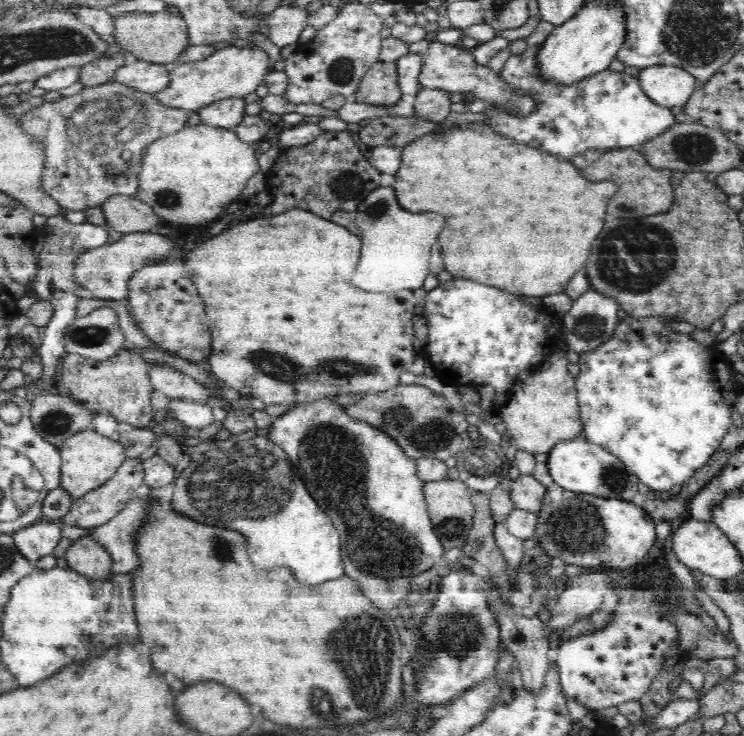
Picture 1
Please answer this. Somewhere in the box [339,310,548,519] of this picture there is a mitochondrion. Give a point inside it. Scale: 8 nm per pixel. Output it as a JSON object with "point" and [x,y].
{"point":[426,434]}

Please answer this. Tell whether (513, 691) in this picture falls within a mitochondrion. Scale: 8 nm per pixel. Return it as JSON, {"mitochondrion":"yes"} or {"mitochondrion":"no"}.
{"mitochondrion":"no"}

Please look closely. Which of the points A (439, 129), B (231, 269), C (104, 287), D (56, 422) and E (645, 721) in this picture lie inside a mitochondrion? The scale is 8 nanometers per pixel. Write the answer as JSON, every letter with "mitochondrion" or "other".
{"A":"other","B":"other","C":"other","D":"mitochondrion","E":"other"}

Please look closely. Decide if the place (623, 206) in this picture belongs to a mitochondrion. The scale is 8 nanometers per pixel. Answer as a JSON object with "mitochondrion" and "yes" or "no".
{"mitochondrion":"yes"}

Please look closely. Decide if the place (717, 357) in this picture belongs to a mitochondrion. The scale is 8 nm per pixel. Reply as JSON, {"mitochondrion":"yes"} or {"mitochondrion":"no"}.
{"mitochondrion":"no"}

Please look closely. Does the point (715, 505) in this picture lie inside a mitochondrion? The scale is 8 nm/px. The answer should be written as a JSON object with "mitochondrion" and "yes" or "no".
{"mitochondrion":"no"}

